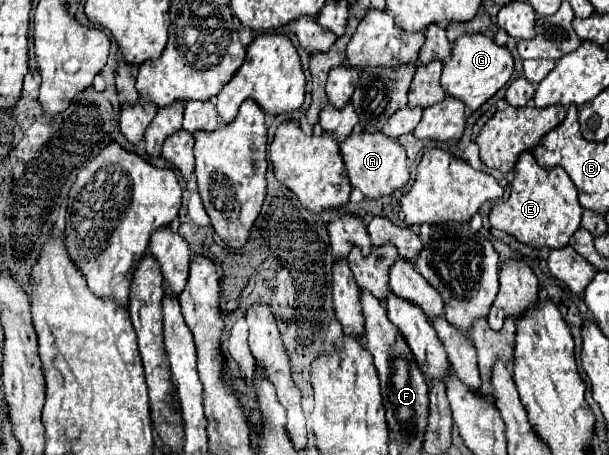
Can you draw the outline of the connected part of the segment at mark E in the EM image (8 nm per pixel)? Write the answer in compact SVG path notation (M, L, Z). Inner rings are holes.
M523 151L513 169L511 195L507 201L493 205L489 223L531 247L559 249L569 243L569 237L581 223L581 205L577 201L577 189L563 167L543 169L537 165L531 151Z

